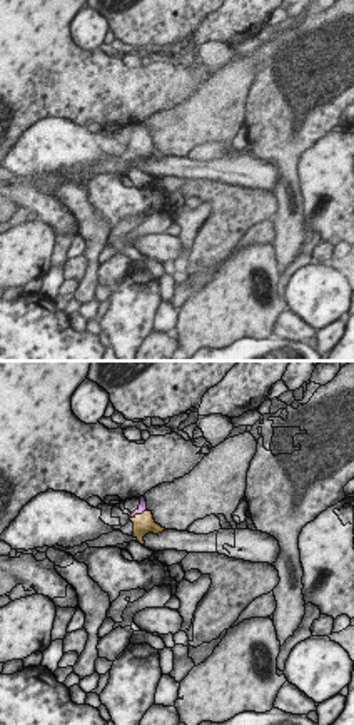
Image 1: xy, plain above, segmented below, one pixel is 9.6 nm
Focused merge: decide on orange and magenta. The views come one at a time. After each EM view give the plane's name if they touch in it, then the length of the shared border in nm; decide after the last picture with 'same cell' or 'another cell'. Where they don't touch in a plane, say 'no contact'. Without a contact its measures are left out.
contact in xy; length 190 nm

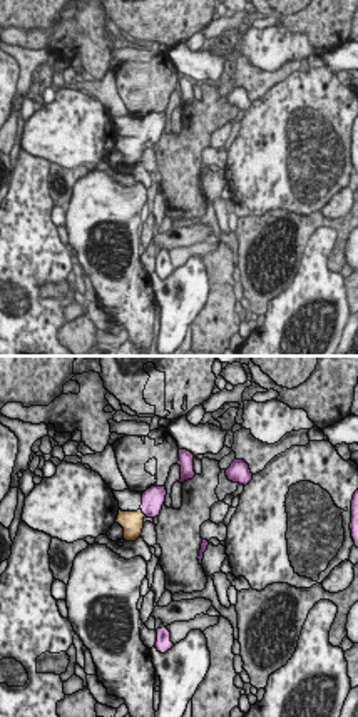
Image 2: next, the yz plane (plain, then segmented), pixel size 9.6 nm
contact in yz; length 100 nm

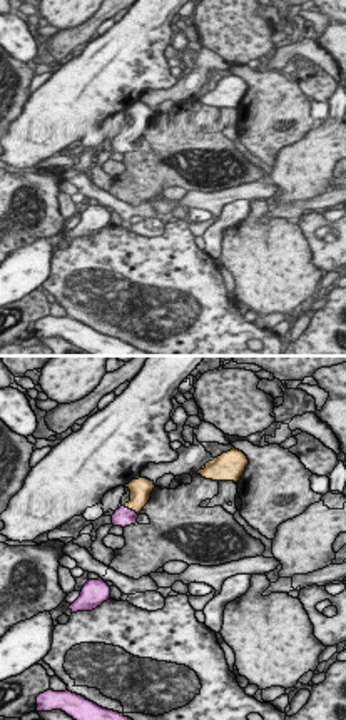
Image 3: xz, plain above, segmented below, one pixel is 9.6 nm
contact in xz; length 170 nm

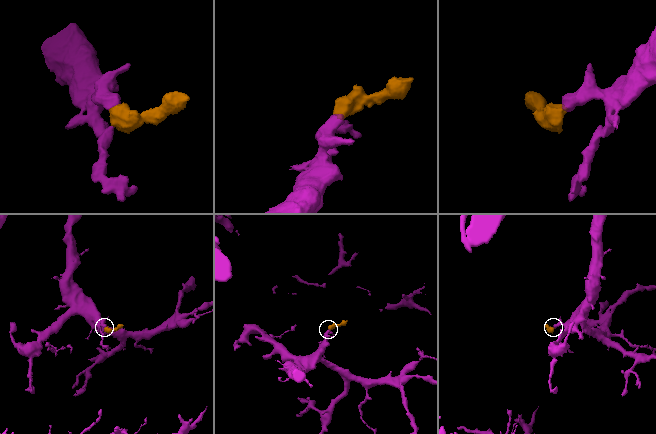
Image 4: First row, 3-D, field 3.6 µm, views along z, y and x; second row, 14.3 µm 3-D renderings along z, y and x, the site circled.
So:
same cell

